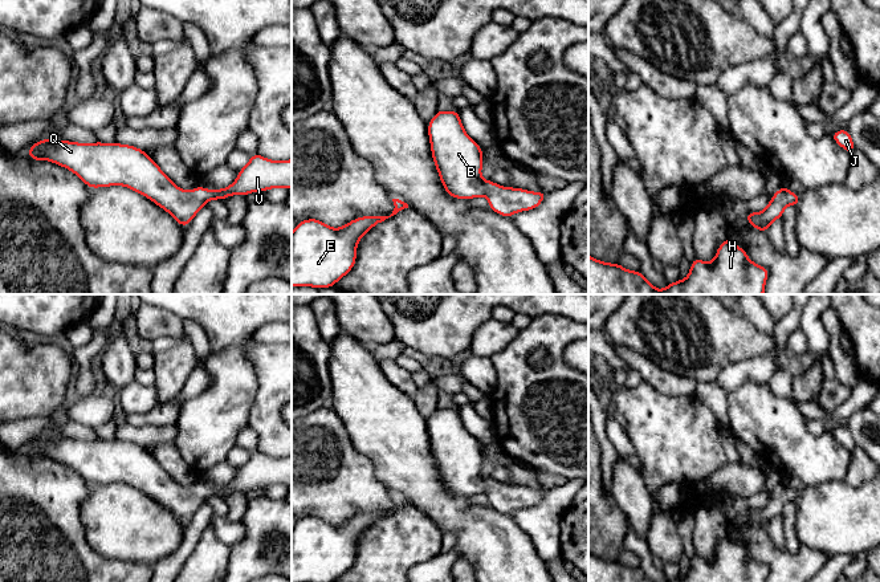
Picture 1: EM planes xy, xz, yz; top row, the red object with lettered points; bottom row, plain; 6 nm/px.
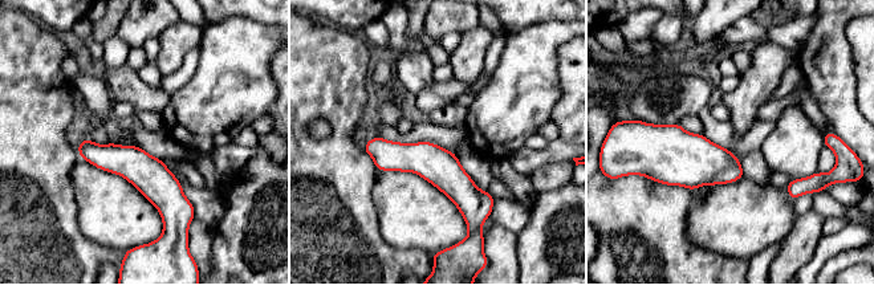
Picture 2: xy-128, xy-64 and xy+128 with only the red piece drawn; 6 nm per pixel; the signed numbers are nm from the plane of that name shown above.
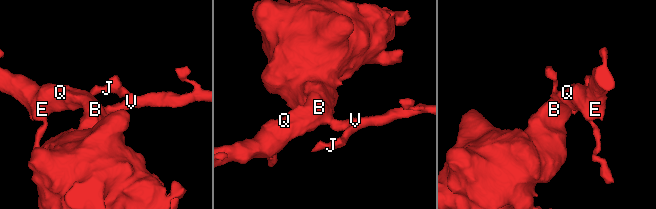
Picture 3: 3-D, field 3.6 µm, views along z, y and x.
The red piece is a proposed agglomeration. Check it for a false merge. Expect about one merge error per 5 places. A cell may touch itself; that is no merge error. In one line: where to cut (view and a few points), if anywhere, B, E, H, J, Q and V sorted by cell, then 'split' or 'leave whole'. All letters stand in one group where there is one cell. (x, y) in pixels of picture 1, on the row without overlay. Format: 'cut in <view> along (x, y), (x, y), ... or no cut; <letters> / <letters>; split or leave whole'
no cut; B E H J Q V; leave whole

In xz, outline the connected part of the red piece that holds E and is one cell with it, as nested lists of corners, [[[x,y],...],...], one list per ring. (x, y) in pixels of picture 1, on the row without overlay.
[[[399,496],[392,498],[395,505],[390,513],[360,513],[342,525],[331,525],[318,516],[297,520],[292,529],[292,582],[335,582],[355,563],[358,538],[376,521],[408,505],[408,501]]]

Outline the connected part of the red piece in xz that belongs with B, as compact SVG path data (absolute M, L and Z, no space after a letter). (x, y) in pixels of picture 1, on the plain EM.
M439 407L428 419L428 434L435 464L445 489L455 496L486 493L489 505L510 514L541 502L546 488L531 489L504 484L481 475L482 445L464 427L459 407Z

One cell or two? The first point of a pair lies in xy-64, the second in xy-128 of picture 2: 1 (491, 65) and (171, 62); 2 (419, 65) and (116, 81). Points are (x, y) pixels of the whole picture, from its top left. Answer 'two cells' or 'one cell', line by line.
1: two cells
2: one cell

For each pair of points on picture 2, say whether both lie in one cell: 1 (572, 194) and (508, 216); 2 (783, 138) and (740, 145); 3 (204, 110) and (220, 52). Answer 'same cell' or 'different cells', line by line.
1: different cells
2: different cells
3: same cell

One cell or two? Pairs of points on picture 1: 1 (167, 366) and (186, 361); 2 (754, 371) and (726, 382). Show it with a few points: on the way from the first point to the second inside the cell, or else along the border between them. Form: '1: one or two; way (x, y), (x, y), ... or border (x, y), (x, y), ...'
1: one; way (171, 366), (182, 361)
2: one; way (748, 371), (733, 375)

